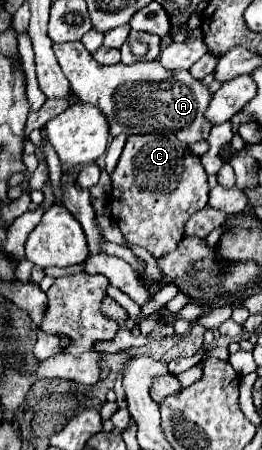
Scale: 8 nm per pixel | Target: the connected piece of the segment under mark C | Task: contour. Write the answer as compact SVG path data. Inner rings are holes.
M136 134L128 137L116 165L116 173L112 175L112 195L108 197L108 207L130 243L144 247L156 259L162 259L166 253L172 253L184 237L184 225L190 215L206 207L208 191L208 177L200 165L200 157L194 155L186 143L178 141L174 135Z

